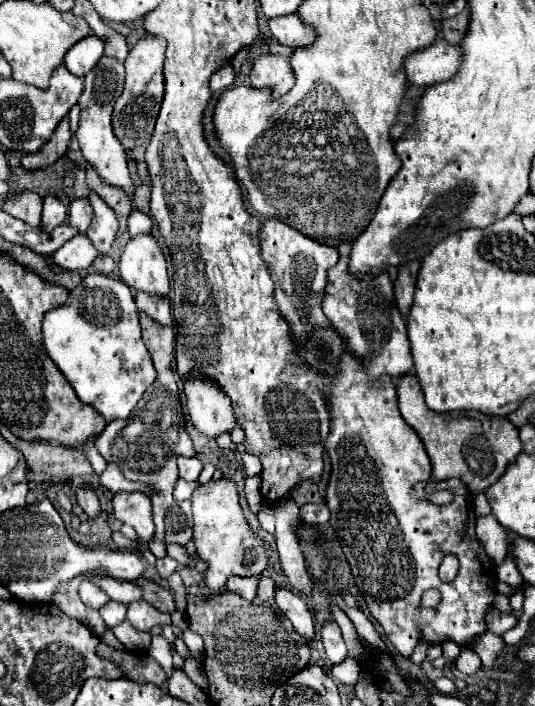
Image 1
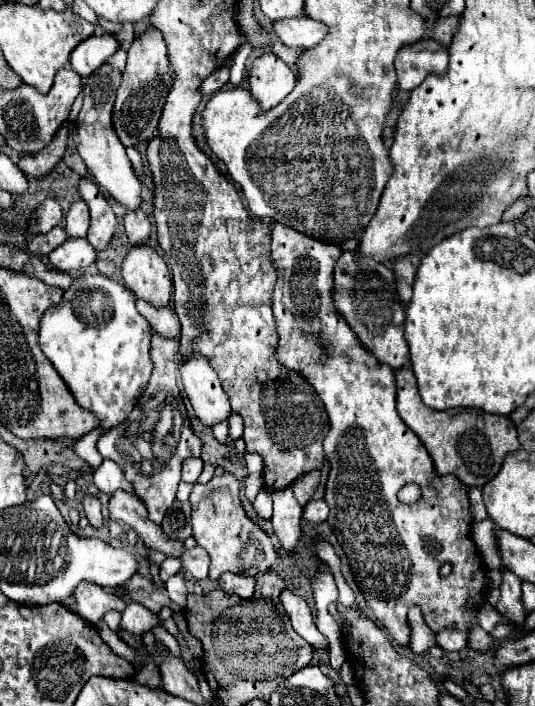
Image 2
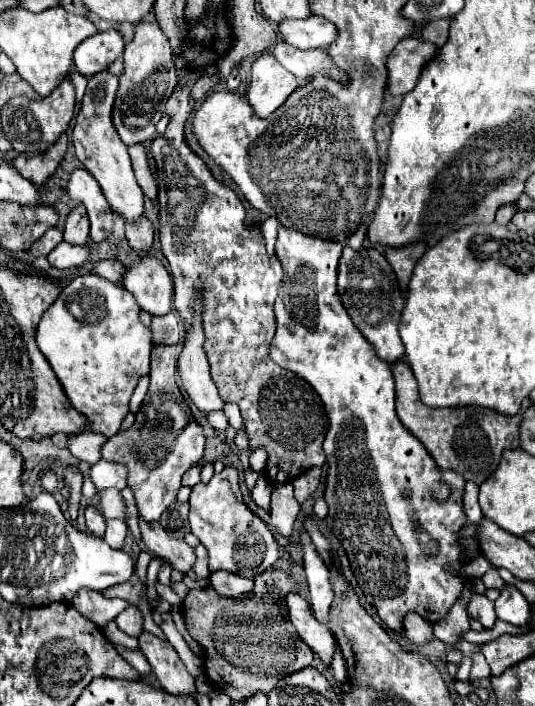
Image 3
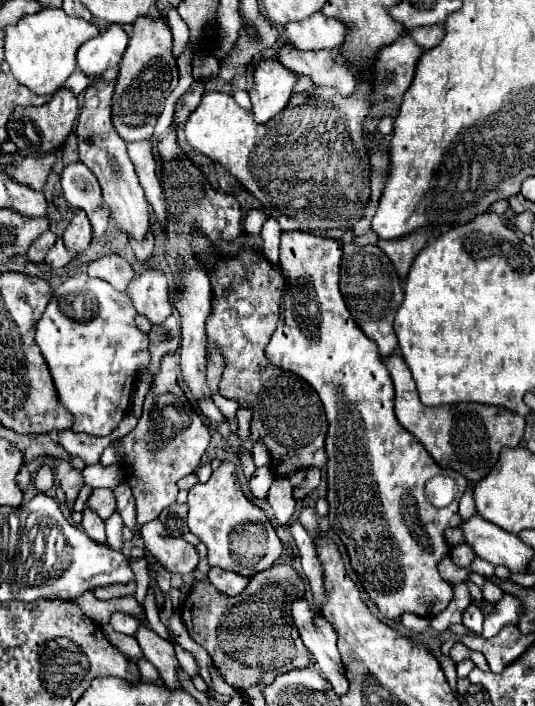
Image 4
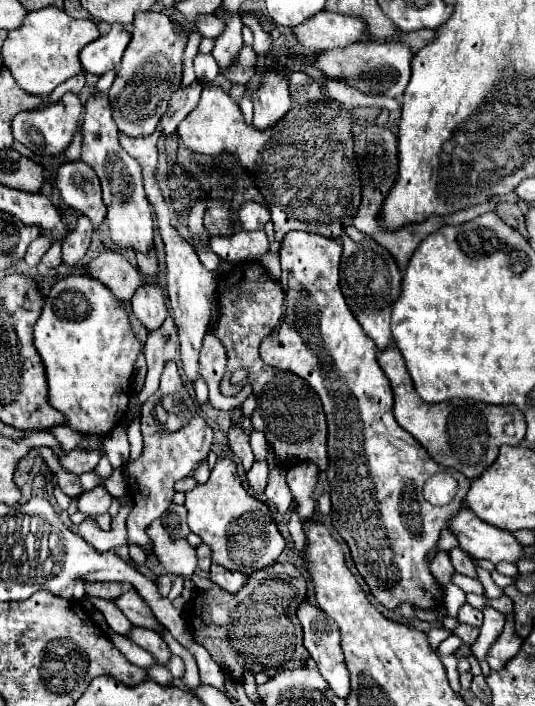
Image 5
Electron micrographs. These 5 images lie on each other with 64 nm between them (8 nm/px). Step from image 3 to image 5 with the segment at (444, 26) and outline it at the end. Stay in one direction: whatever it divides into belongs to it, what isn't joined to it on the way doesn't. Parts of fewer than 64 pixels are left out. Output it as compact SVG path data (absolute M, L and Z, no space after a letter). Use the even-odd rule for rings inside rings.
M422 28L422 30L414 30L414 32L410 32L410 34L400 34L398 40L400 40L400 42L406 42L406 44L412 48L412 52L418 52L418 50L424 48L426 44L430 44L430 42L434 40L434 36L436 36L436 30Z

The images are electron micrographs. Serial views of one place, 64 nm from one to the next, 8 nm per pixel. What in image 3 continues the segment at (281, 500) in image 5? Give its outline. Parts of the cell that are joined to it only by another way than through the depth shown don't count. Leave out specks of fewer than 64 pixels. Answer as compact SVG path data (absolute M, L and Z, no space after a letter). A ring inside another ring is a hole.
M284 484L284 488L274 488L270 516L272 524L280 536L290 538L294 532L294 522L300 514L300 504L292 494L292 484Z

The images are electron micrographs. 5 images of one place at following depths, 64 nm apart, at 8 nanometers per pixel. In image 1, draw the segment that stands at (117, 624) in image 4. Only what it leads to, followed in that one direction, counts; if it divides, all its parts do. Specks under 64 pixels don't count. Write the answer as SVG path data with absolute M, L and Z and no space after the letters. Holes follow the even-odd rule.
M138 600L138 602L132 602L128 604L128 620L132 622L134 628L138 630L150 630L154 628L156 624L172 624L172 618L169 613L161 613L152 608L146 600Z

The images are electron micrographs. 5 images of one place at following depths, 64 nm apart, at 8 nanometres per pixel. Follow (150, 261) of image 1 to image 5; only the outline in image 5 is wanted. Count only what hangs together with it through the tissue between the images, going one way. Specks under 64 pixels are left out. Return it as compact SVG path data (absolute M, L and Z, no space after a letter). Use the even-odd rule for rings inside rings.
M144 284L130 300L134 314L144 322L148 330L160 328L164 318L168 316L168 308L164 302L164 292L156 284Z

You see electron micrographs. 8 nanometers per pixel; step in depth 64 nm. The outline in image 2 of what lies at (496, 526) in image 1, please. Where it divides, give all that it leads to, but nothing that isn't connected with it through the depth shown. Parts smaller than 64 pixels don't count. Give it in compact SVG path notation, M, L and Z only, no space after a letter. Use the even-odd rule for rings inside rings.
M486 518L482 522L476 522L472 528L472 538L490 570L500 570L500 556L498 556L498 542L496 542L496 524L494 520Z

